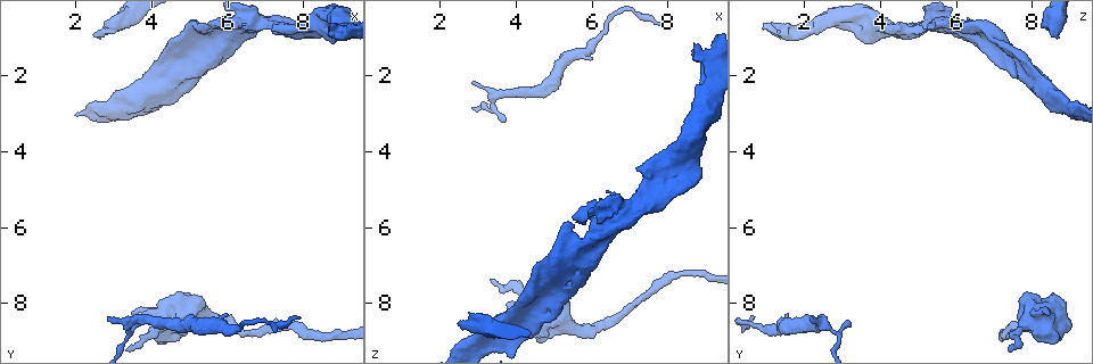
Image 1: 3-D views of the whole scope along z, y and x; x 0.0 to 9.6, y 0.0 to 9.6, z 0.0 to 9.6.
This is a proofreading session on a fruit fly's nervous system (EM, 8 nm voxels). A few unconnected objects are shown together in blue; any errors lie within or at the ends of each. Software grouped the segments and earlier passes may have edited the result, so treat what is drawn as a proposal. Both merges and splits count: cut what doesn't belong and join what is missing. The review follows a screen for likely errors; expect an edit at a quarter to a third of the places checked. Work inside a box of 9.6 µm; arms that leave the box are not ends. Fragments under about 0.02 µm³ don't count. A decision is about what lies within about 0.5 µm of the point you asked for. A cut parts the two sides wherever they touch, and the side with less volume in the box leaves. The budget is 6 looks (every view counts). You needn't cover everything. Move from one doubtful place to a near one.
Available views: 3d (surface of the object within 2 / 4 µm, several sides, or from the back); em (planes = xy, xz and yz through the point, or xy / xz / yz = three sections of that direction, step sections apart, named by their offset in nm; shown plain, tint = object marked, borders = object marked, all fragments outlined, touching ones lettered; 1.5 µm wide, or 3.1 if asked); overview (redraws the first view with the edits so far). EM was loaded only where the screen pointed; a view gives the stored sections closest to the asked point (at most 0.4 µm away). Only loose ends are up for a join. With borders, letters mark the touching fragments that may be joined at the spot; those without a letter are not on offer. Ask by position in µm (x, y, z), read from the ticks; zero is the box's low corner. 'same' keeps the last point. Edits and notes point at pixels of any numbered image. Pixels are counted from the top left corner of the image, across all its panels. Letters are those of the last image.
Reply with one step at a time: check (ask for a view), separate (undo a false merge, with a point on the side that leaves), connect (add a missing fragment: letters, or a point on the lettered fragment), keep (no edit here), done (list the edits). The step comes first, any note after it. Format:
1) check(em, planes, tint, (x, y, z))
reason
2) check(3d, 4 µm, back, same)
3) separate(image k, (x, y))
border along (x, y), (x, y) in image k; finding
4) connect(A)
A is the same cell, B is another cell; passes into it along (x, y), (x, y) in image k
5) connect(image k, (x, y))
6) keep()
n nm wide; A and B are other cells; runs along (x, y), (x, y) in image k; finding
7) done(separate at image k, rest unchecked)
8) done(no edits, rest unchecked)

check(3d, 4 µm, (3.90, 8.85, 8.00))
free end

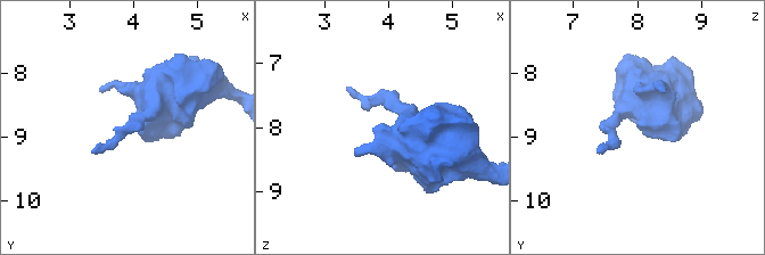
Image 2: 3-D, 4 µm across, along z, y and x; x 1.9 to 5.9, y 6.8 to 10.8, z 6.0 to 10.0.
check(em, planes, tint, same)
now the EM

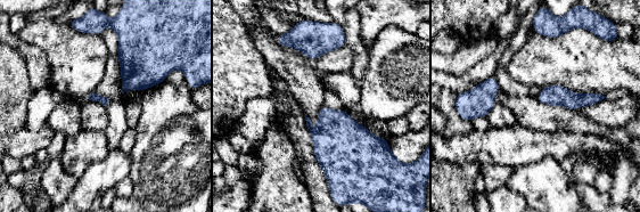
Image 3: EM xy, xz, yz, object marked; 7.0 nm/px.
check(em, planes, borders, same)

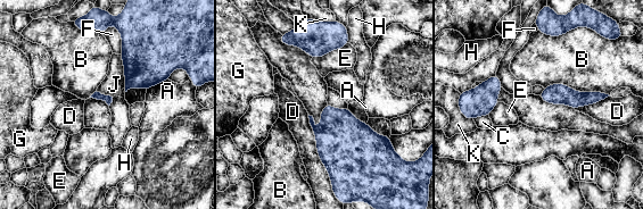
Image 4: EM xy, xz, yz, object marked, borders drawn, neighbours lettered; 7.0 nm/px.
keep()
A, B, C, D, E, F, G, H, J and K are other cells; border along (307, 115), (319, 160), (331, 181) in image 4; none of them fits

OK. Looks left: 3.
check(em, yz, step 4, tint, (5.45, 0.65, 5.80))
closes a loop

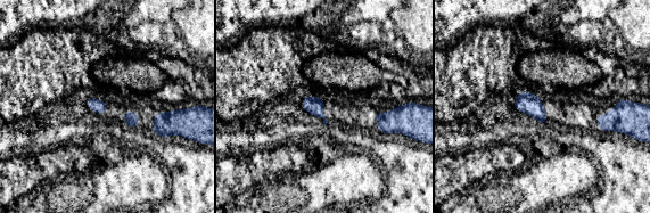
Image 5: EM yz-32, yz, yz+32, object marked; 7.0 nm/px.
check(em, xz, step 8, borders, same)
cut it another way

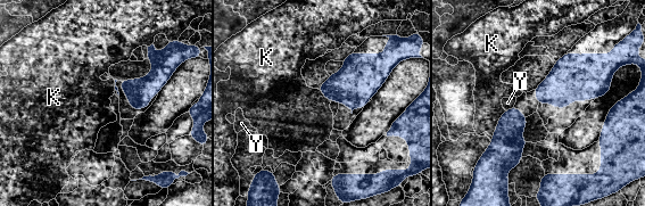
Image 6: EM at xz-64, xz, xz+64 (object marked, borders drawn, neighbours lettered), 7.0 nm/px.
keep()
K touches over 220 nm; K and Y are other cells; border along (506, 110), (501, 116), (491, 136) in image 6; all the same neuron

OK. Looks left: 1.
done(no edits, rest unchecked)

